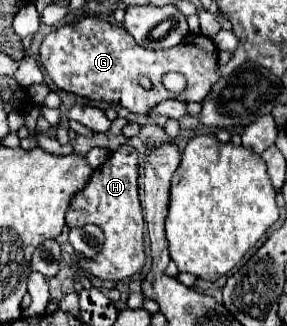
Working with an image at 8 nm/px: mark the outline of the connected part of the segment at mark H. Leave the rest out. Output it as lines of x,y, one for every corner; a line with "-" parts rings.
121,145
109,159
97,167
85,185
83,191
77,193
75,201
67,211
69,227
85,227
97,225
105,235
103,249
89,259
83,269
99,279
121,281
133,277
141,271
145,263
143,251
143,209
139,203
139,153
131,145

